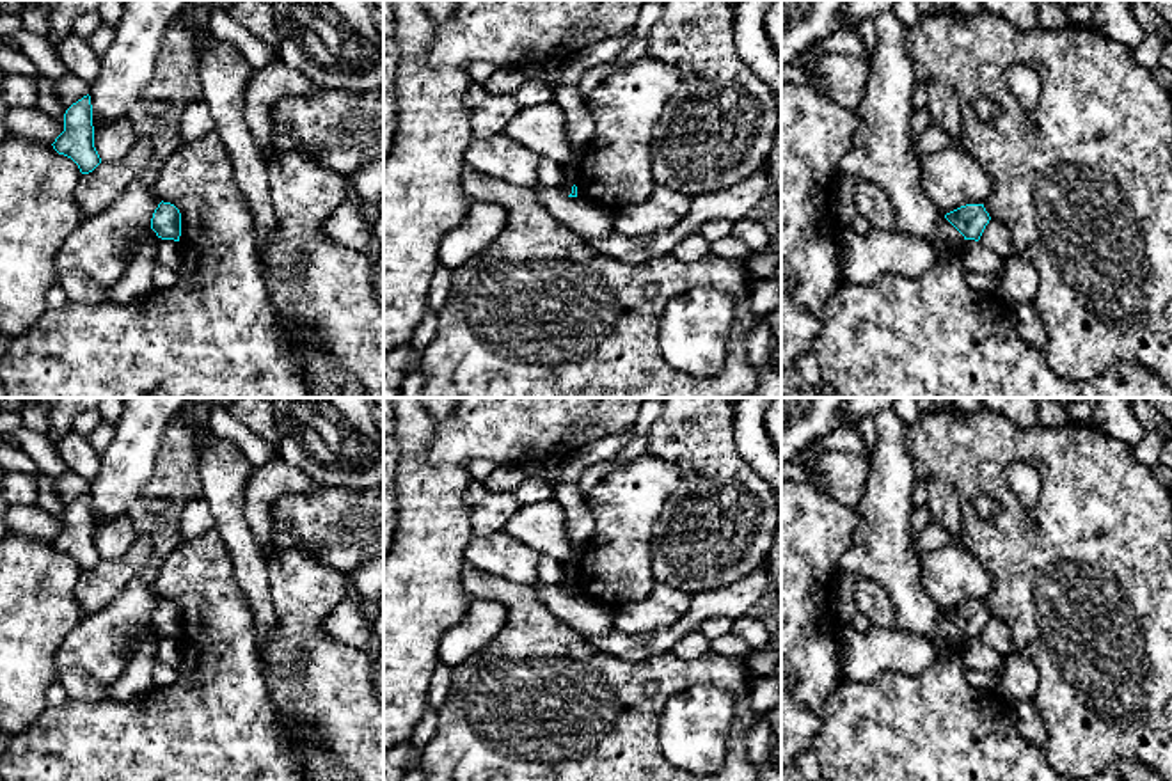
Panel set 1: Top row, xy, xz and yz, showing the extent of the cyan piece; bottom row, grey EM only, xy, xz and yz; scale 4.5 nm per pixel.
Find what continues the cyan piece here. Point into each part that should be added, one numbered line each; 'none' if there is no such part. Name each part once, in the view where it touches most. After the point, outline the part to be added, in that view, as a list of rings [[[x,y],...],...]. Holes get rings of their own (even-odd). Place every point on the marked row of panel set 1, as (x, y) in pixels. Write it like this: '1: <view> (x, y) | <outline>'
none

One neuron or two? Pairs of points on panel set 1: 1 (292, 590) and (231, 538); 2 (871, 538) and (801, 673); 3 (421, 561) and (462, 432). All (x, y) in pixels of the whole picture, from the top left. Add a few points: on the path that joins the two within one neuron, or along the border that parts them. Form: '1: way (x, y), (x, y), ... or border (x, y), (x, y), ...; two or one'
1: border (263, 560), (269, 570), (270, 600), (276, 609); two
2: border (855, 528), (851, 545), (833, 577); two
3: border (435, 425), (428, 460), (437, 465), (466, 467); two

